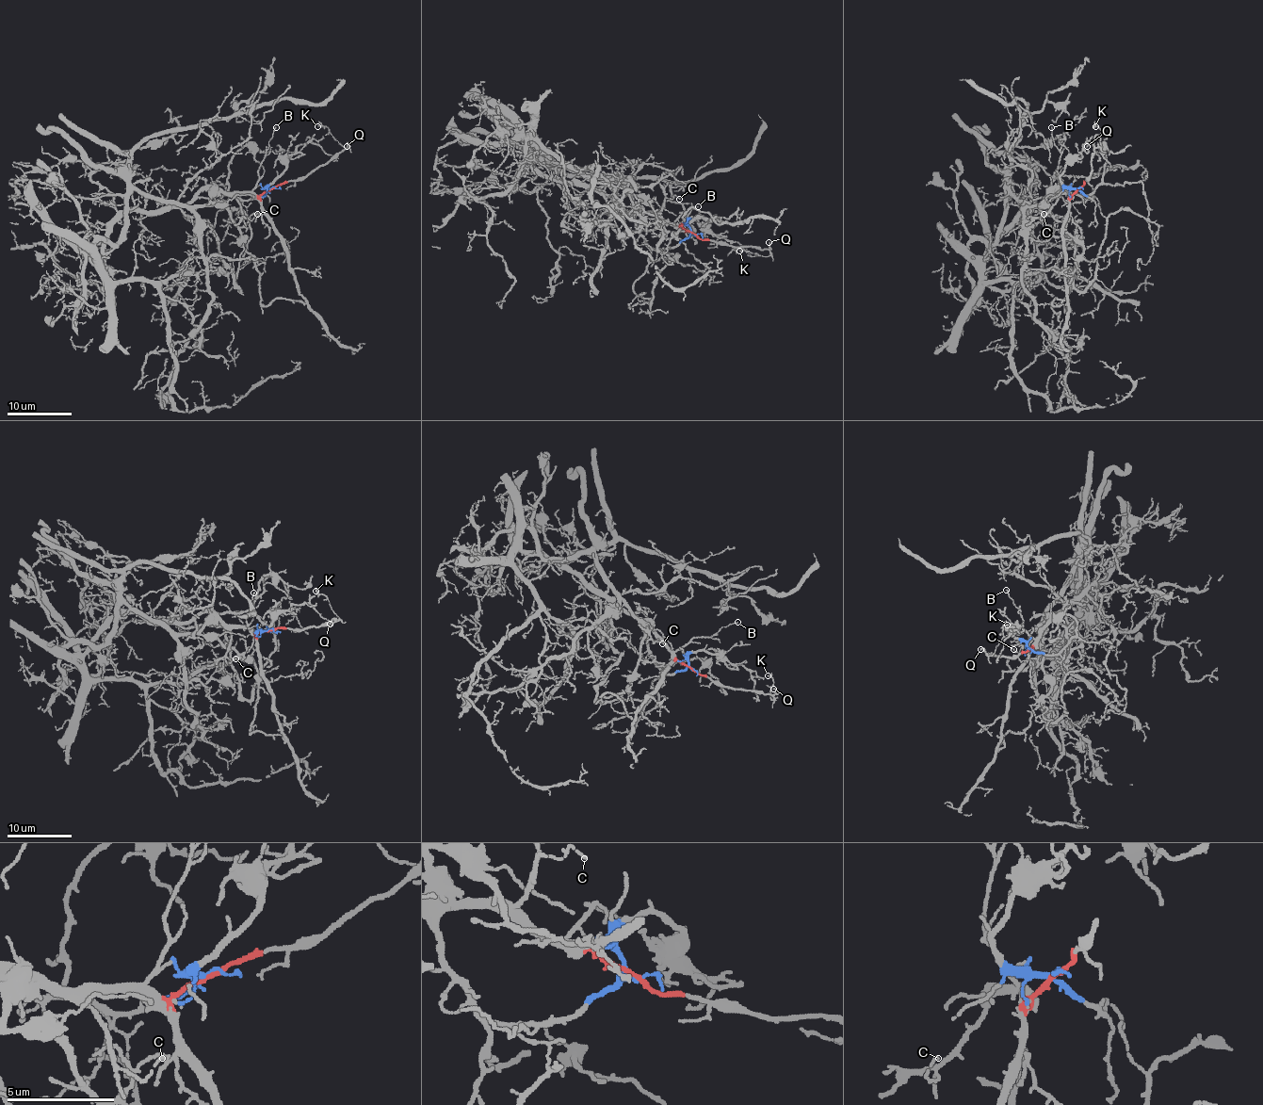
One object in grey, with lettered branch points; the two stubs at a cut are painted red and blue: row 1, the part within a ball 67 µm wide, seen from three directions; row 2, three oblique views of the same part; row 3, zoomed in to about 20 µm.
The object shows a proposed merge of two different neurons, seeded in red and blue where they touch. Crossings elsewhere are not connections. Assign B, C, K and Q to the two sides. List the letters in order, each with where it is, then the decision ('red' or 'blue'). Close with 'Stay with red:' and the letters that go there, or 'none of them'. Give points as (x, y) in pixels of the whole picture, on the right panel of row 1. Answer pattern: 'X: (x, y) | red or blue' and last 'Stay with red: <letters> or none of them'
B: (1051, 127) | red
C: (1044, 214) | red
K: (1095, 126) | red
Q: (1087, 146) | red
Stay with red: B, C, K, Q

